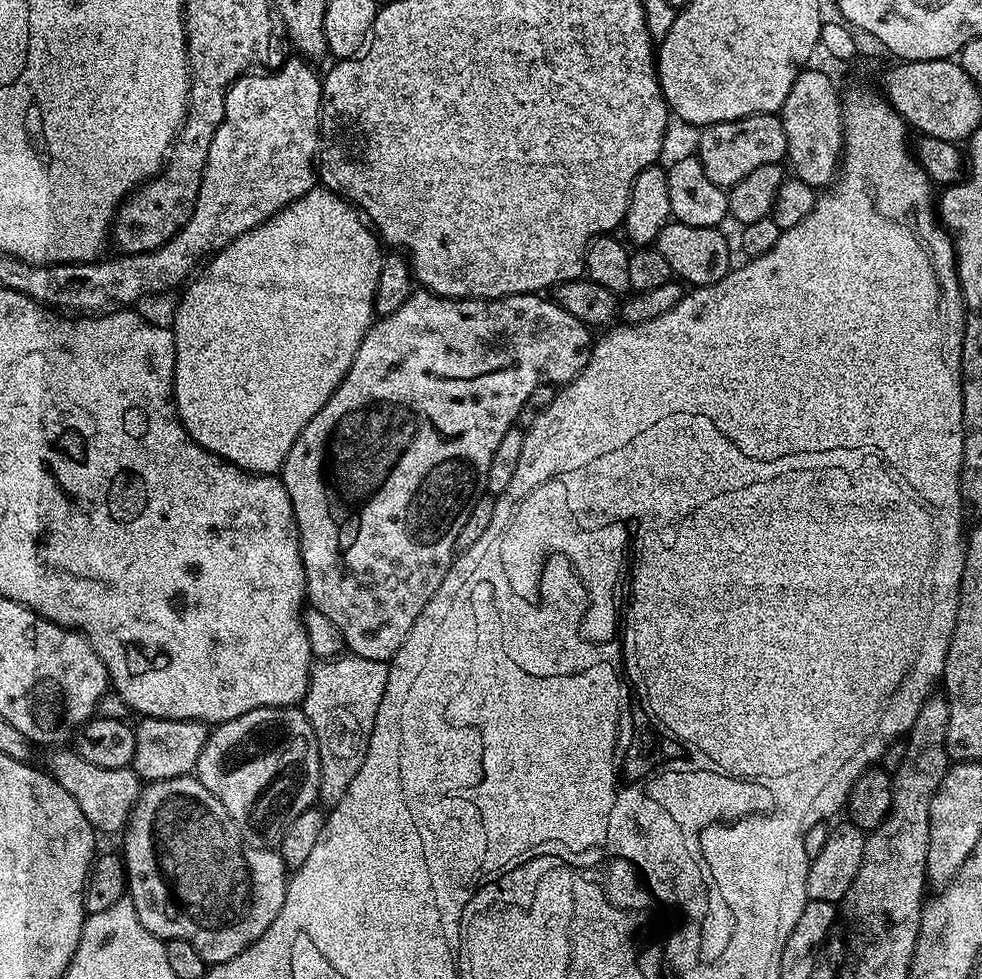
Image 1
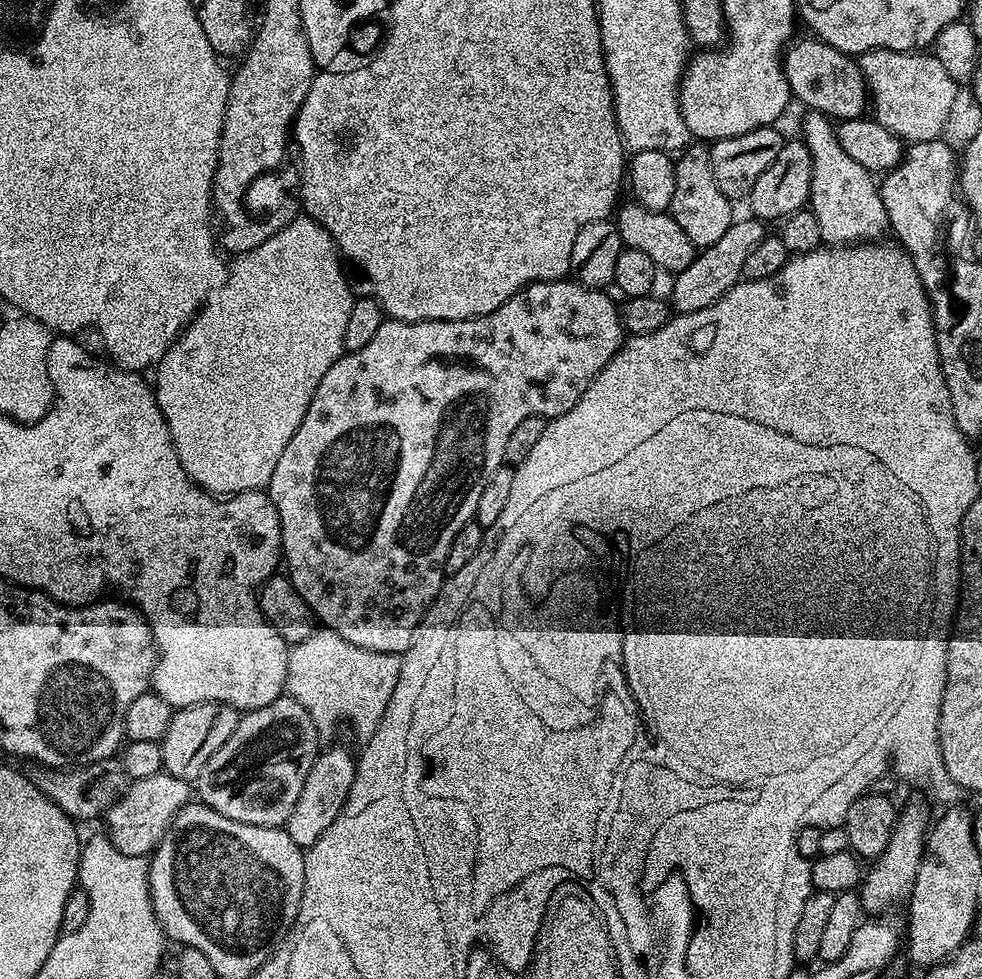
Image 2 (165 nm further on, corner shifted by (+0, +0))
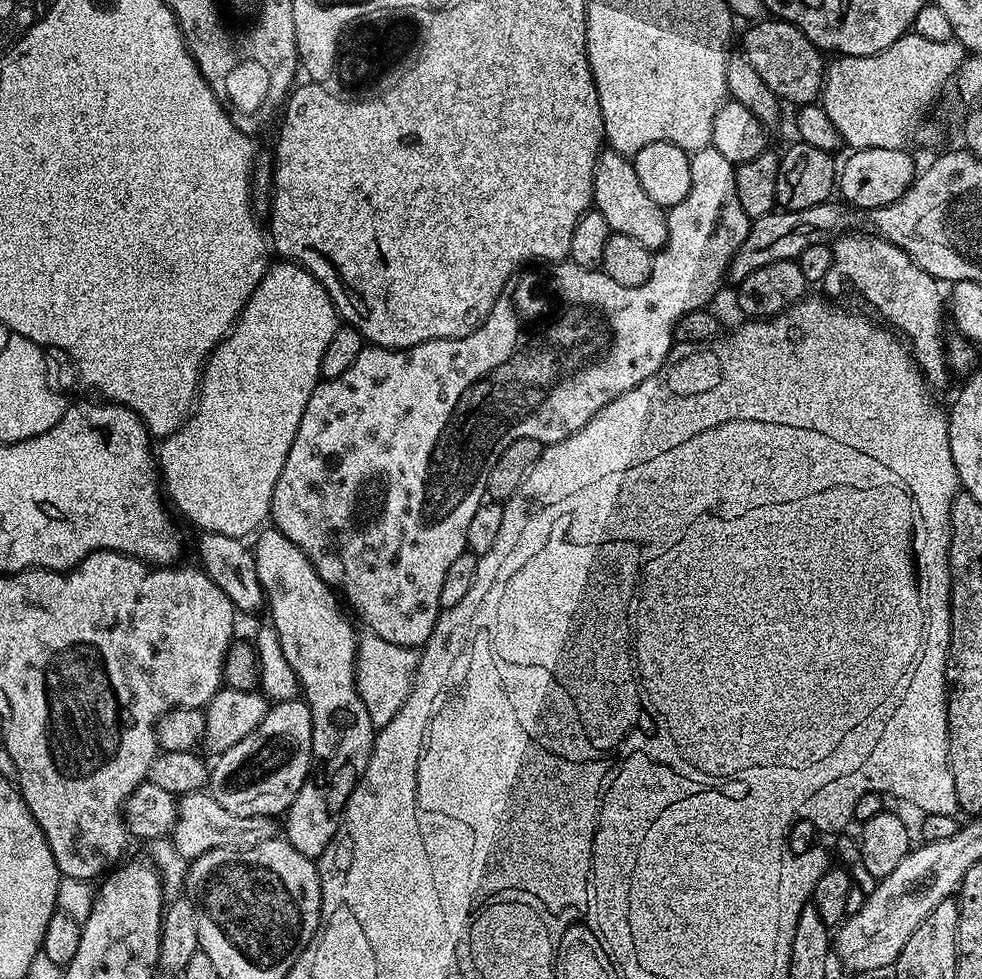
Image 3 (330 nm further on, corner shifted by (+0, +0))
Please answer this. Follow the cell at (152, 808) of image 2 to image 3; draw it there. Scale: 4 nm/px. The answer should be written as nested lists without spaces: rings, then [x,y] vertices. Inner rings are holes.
[[[207,791],[187,792],[178,800],[176,824],[170,833],[173,846],[182,853],[184,859],[191,862],[215,848],[233,846],[251,846],[273,839],[277,835],[278,824],[270,816],[239,816],[222,810],[216,799]]]

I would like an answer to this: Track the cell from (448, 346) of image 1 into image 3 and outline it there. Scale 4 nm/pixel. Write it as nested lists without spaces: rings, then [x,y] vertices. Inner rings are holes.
[[[711,146],[691,153],[690,194],[686,194],[686,198],[682,198],[682,202],[678,202],[678,206],[667,209],[666,215],[668,218],[668,237],[666,238],[664,247],[653,255],[650,278],[646,282],[642,282],[642,286],[623,288],[622,286],[618,286],[618,282],[607,279],[603,271],[580,268],[578,265],[571,262],[552,262],[547,266],[528,266],[517,272],[512,279],[506,282],[502,294],[494,302],[494,306],[490,310],[490,314],[484,319],[484,323],[474,329],[469,336],[454,338],[453,340],[431,340],[430,342],[422,342],[413,348],[377,348],[375,346],[365,346],[358,354],[358,358],[354,358],[354,366],[350,366],[350,370],[346,370],[346,374],[342,374],[337,380],[321,379],[320,383],[317,384],[314,394],[310,394],[310,402],[306,402],[306,410],[302,414],[302,422],[298,422],[298,434],[294,434],[294,446],[290,446],[290,454],[286,454],[286,466],[282,466],[282,474],[278,474],[278,482],[274,486],[274,494],[272,495],[270,520],[279,532],[286,534],[286,538],[290,538],[290,542],[294,542],[294,546],[298,546],[298,550],[302,550],[302,554],[308,556],[308,560],[314,566],[314,570],[318,570],[320,577],[322,577],[333,590],[342,594],[347,607],[351,609],[354,616],[354,611],[356,611],[357,617],[355,616],[355,619],[357,621],[360,619],[361,622],[365,624],[363,627],[367,629],[367,631],[374,633],[378,638],[386,638],[386,642],[394,642],[394,646],[402,646],[403,648],[411,648],[413,650],[423,649],[442,611],[440,599],[442,598],[442,582],[446,579],[446,570],[450,570],[450,565],[458,559],[458,554],[462,554],[467,549],[466,529],[470,527],[470,518],[474,518],[474,510],[478,510],[478,506],[485,499],[486,478],[490,474],[494,462],[498,462],[498,454],[502,454],[502,450],[506,450],[506,446],[510,446],[510,442],[518,442],[518,438],[534,438],[539,444],[547,446],[554,442],[562,442],[562,438],[570,438],[570,434],[582,430],[582,426],[586,426],[590,422],[590,418],[594,418],[594,414],[598,414],[598,410],[605,408],[611,400],[617,400],[622,394],[634,390],[639,384],[646,382],[646,378],[650,378],[654,373],[659,372],[661,366],[664,365],[664,359],[666,359],[668,353],[671,352],[674,347],[677,322],[686,314],[690,314],[699,308],[708,308],[709,305],[711,305],[710,302],[715,298],[716,291],[720,288],[720,283],[725,283],[728,275],[728,267],[734,258],[734,254],[738,248],[742,246],[742,242],[746,242],[748,229],[750,227],[750,217],[746,214],[746,210],[742,210],[742,202],[738,202],[736,165],[731,164],[723,154],[718,154],[718,150]]]

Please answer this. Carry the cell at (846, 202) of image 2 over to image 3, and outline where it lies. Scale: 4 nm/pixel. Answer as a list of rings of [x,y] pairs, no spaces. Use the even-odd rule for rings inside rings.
[[[852,232],[847,236],[847,234],[841,235],[839,239],[835,241],[835,243],[832,244],[832,265],[830,266],[830,270],[826,274],[826,278],[822,282],[822,288],[825,288],[827,295],[832,298],[840,298],[836,296],[840,296],[844,292],[844,287],[849,284],[850,287],[853,288],[854,291],[857,292],[858,295],[861,296],[862,299],[865,300],[866,303],[869,304],[870,307],[873,308],[874,311],[877,312],[875,315],[879,317],[881,321],[887,327],[895,330],[903,339],[906,341],[909,348],[912,350],[912,358],[916,361],[916,364],[918,367],[920,367],[920,371],[924,374],[924,379],[928,381],[929,385],[933,389],[936,388],[944,388],[948,384],[948,376],[950,377],[950,369],[948,367],[948,357],[946,355],[946,344],[945,341],[942,339],[940,340],[940,331],[944,328],[944,320],[943,316],[945,318],[946,316],[946,296],[943,292],[940,293],[940,288],[942,288],[941,281],[935,280],[930,274],[926,274],[926,270],[922,270],[919,266],[913,262],[913,260],[910,258],[910,254],[906,254],[902,251],[901,248],[898,246],[894,246],[890,243],[889,240],[884,240],[880,236],[875,234],[867,234],[868,236],[863,236],[860,232]]]

